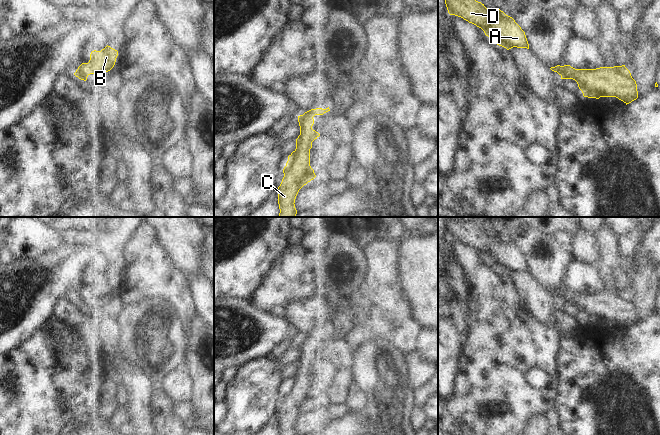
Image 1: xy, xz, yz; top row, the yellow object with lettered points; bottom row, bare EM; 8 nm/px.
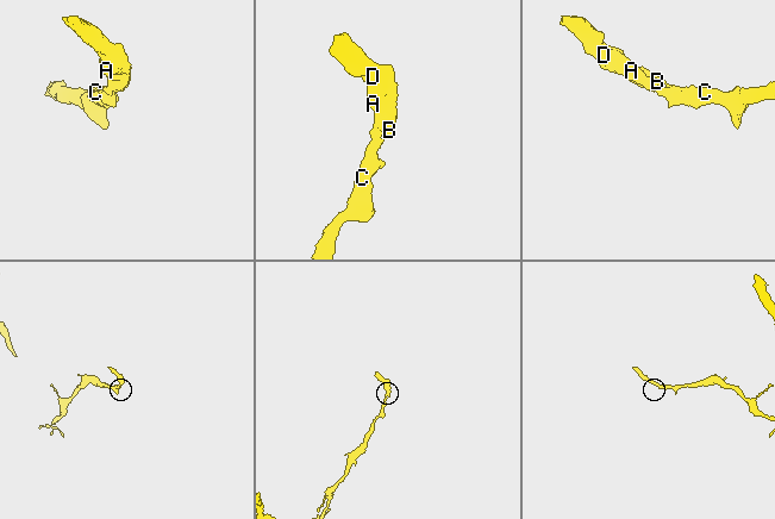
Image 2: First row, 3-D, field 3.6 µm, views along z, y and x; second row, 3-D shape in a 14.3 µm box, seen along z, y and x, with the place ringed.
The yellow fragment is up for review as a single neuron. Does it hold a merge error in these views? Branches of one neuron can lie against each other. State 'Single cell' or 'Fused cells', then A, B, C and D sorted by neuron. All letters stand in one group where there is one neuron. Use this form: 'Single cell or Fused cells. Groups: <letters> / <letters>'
Single cell. Groups: A B C D.

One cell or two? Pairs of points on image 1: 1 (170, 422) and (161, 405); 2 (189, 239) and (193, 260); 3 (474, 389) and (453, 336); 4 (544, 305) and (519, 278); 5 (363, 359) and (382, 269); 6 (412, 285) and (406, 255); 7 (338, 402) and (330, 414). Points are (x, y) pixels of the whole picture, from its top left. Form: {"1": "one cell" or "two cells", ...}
{"1": "one cell", "2": "one cell", "3": "two cells", "4": "one cell", "5": "two cells", "6": "one cell", "7": "two cells"}

